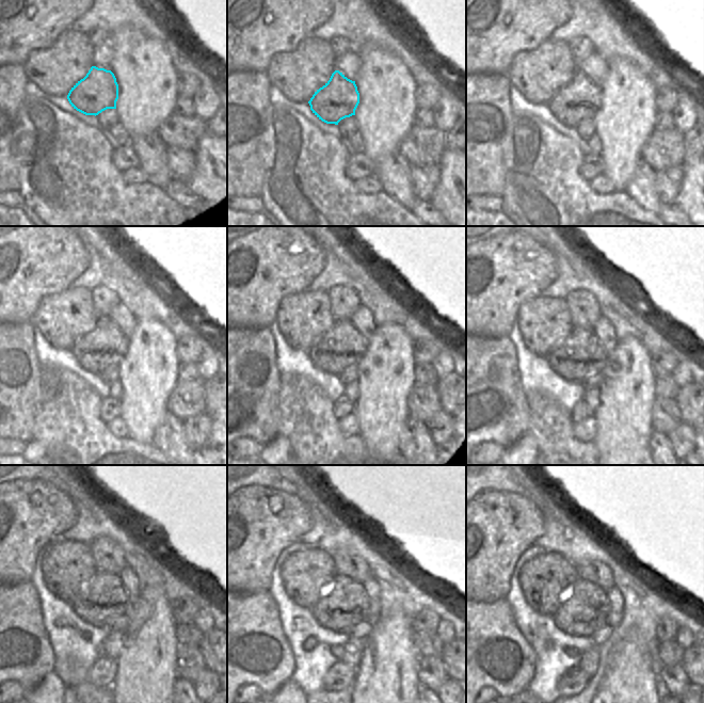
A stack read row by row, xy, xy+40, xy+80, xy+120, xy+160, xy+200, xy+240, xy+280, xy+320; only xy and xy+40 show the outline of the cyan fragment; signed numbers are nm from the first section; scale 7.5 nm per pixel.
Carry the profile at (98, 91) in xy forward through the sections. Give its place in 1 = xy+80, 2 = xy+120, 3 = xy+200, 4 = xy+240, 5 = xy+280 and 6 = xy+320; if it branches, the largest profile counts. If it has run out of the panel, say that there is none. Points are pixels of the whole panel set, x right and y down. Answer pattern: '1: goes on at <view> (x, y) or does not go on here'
1: goes on at xy+80 (579, 99)
2: goes on at xy+120 (106, 345)
3: goes on at xy+200 (580, 355)
4: goes on at xy+240 (104, 598)
5: goes on at xy+280 (346, 605)
6: goes on at xy+320 (586, 610)

